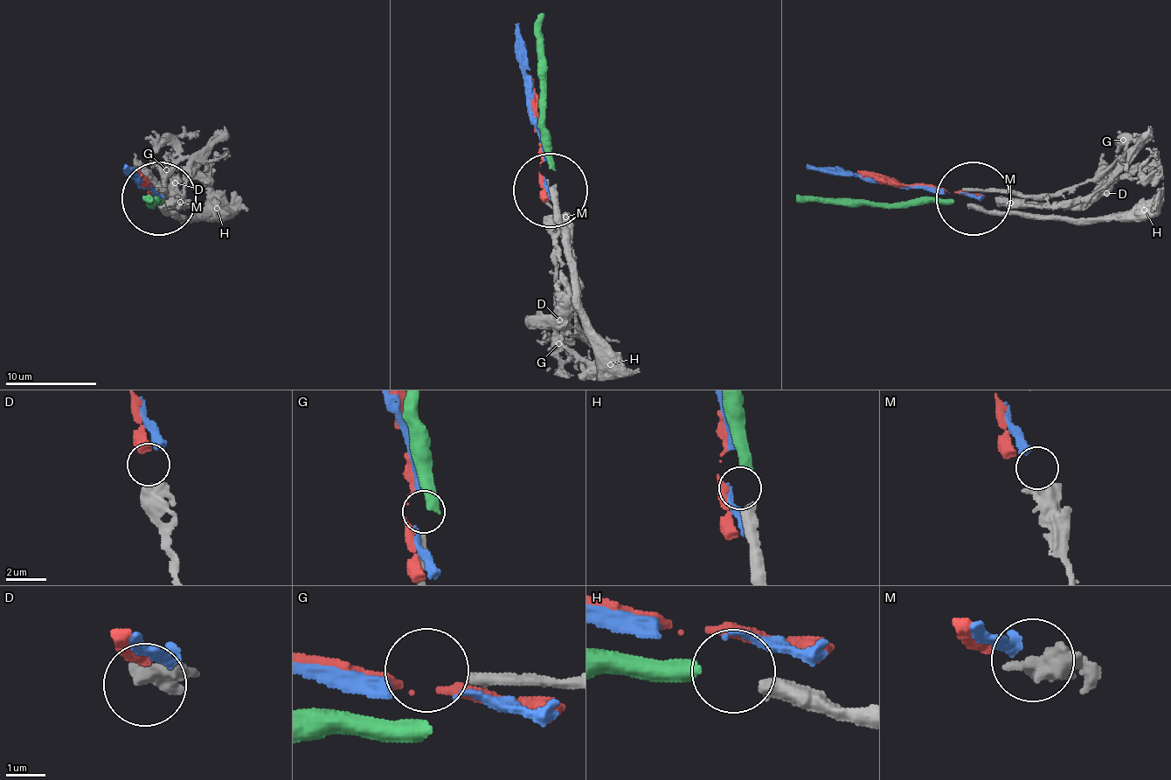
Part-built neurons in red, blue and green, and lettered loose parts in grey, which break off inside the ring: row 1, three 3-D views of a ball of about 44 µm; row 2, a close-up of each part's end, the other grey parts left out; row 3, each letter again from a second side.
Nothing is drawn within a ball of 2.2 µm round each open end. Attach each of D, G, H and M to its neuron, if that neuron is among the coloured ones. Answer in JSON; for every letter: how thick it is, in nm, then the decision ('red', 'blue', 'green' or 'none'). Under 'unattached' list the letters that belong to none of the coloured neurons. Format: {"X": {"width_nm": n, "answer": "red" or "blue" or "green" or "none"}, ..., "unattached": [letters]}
{"D": {"width_nm": 500, "answer": "red"}, "G": {"width_nm": 320, "answer": "none"}, "H": {"width_nm": 480, "answer": "green"}, "M": {"width_nm": 700, "answer": "blue"}, "unattached": ["G"]}

